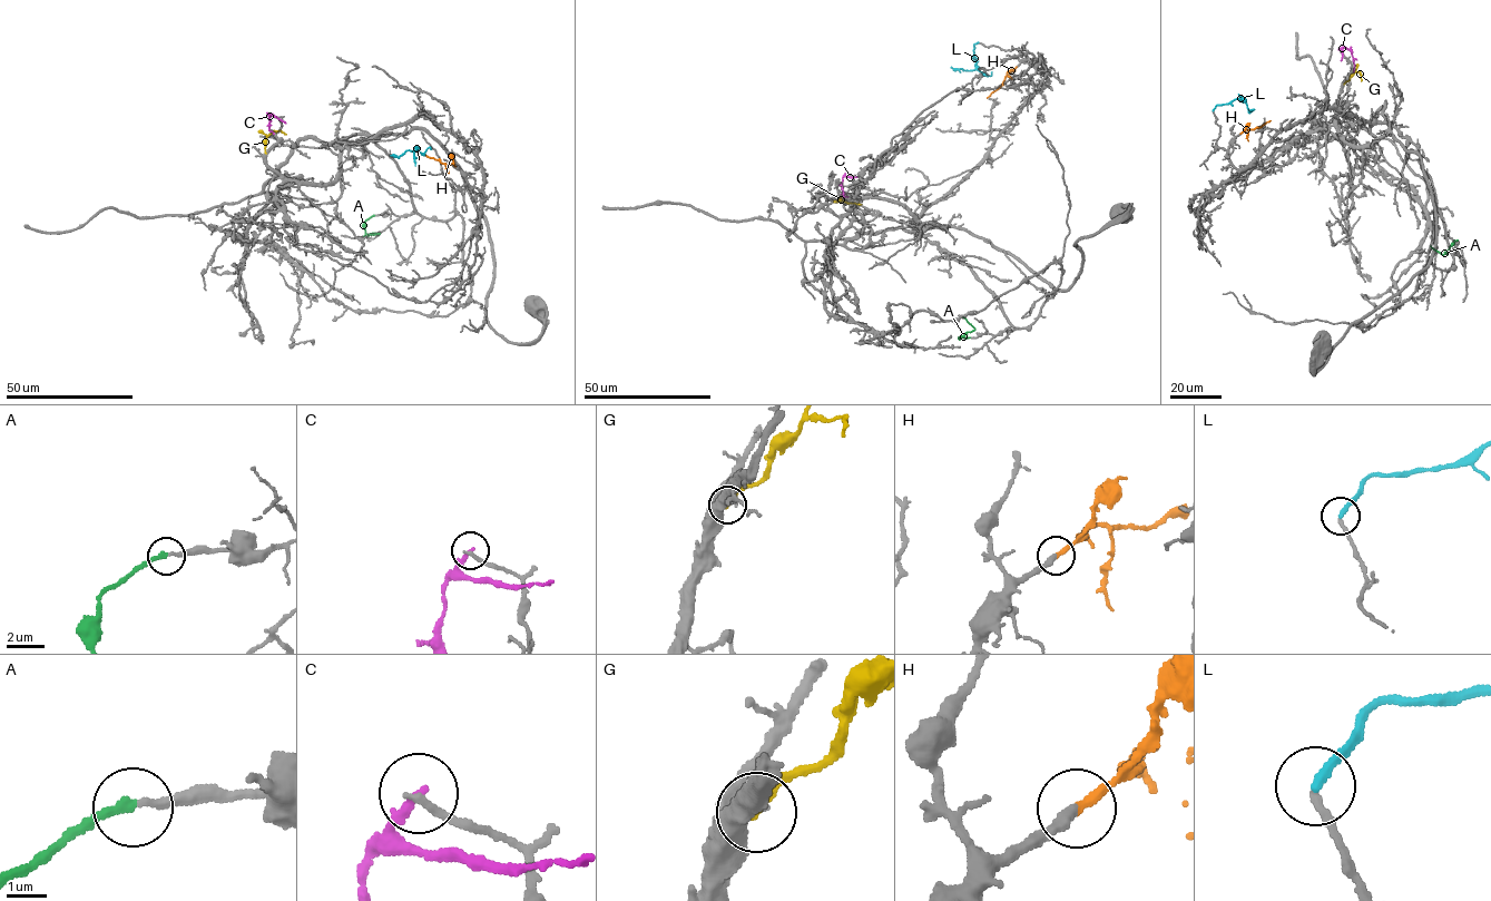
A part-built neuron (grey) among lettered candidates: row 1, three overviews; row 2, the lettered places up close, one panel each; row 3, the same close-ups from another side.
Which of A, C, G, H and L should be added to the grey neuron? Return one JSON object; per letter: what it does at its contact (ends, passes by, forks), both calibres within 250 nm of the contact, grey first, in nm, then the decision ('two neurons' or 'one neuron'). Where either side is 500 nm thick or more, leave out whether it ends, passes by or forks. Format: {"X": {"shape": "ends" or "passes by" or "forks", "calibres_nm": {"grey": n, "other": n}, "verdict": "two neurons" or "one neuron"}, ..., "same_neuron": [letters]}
{"A": {"shape": "ends", "calibres_nm": {"grey": 190, "other": 240}, "verdict": "one neuron"}, "C": {"shape": "ends", "calibres_nm": {"grey": 200, "other": 220}, "verdict": "two neurons"}, "G": {"calibres_nm": {"grey": 550, "other": 200}, "verdict": "two neurons"}, "H": {"shape": "ends", "calibres_nm": {"grey": 280, "other": 240}, "verdict": "one neuron"}, "L": {"shape": "ends", "calibres_nm": {"grey": 190, "other": 240}, "verdict": "two neurons"}, "same_neuron": ["A", "H"]}

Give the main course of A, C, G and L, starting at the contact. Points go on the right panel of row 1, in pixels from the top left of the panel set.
A: (1457, 241), (1442, 255), (1430, 246)
C: (1339, 49), (1345, 47), (1351, 52), (1353, 71)
G: (1344, 84), (1355, 71), (1360, 71), (1361, 81)
L: (1213, 110), (1217, 105), (1238, 98), (1246, 103), (1238, 95)

